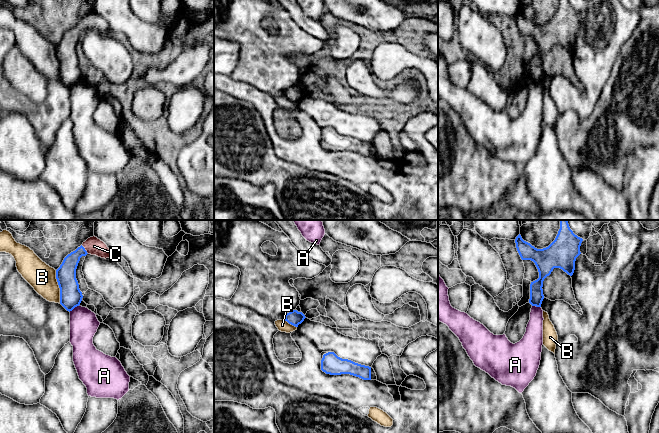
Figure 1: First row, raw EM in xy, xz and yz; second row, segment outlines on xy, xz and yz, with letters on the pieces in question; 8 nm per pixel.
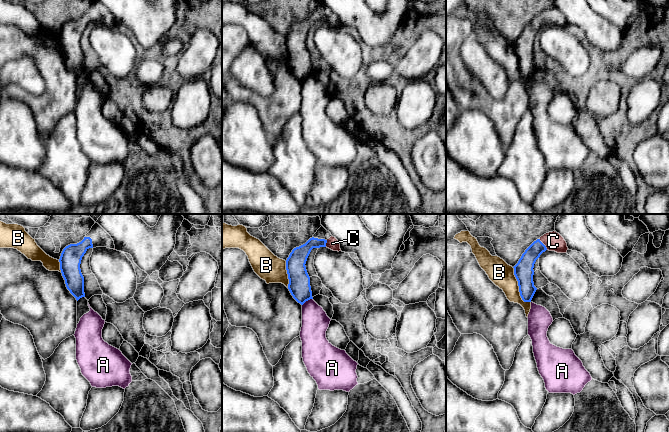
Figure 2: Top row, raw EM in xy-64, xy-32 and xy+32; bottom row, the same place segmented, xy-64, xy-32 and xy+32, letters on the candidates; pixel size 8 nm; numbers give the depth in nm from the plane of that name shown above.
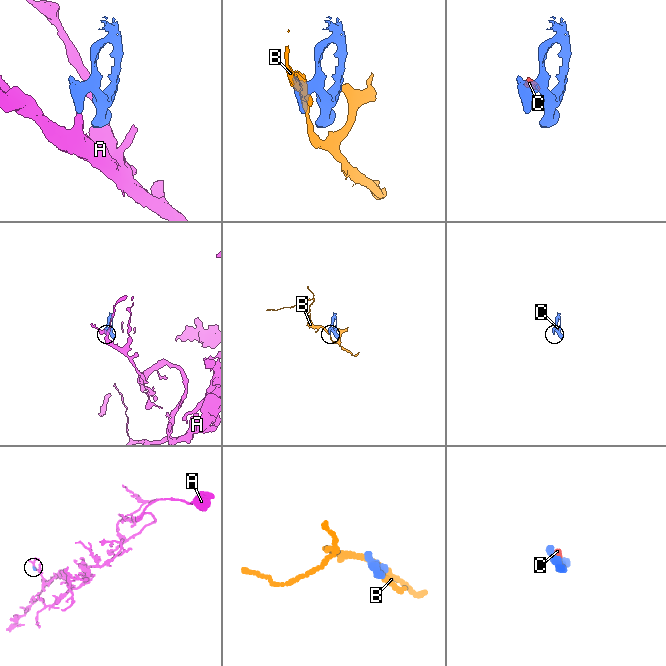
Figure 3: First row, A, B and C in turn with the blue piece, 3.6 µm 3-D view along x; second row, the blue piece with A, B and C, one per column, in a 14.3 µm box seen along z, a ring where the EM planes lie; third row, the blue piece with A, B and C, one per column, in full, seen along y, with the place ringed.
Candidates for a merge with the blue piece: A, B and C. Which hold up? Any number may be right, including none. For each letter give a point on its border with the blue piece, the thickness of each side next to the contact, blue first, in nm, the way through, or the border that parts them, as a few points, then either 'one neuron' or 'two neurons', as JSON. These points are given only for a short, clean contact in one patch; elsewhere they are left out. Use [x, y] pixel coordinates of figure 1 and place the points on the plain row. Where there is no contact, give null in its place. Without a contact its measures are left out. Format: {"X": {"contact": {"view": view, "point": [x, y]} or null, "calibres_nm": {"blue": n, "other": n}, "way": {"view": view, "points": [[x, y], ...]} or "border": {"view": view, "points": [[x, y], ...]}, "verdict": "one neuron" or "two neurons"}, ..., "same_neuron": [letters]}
{"A": {"contact": {"view": "xy", "point": [73, 84]}, "calibres_nm": {"blue": 180, "other": 220}, "border": {"view": "xy", "points": [[78, 81], [69, 87]]}, "verdict": "two neurons"}, "B": {"contact": {"view": "xy", "point": [59, 63]}, "calibres_nm": {"blue": 180, "other": 220}, "verdict": "two neurons"}, "C": {"contact": {"view": "xy", "point": [84, 25]}, "calibres_nm": {"blue": 160, "other": 140}, "verdict": "one neuron"}, "same_neuron": ["C"]}

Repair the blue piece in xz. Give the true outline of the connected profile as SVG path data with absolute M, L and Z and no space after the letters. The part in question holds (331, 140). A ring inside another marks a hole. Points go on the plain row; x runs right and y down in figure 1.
M328 128L323 131L321 146L330 151L350 150L363 156L377 156L376 149L372 143L342 135L334 128Z

